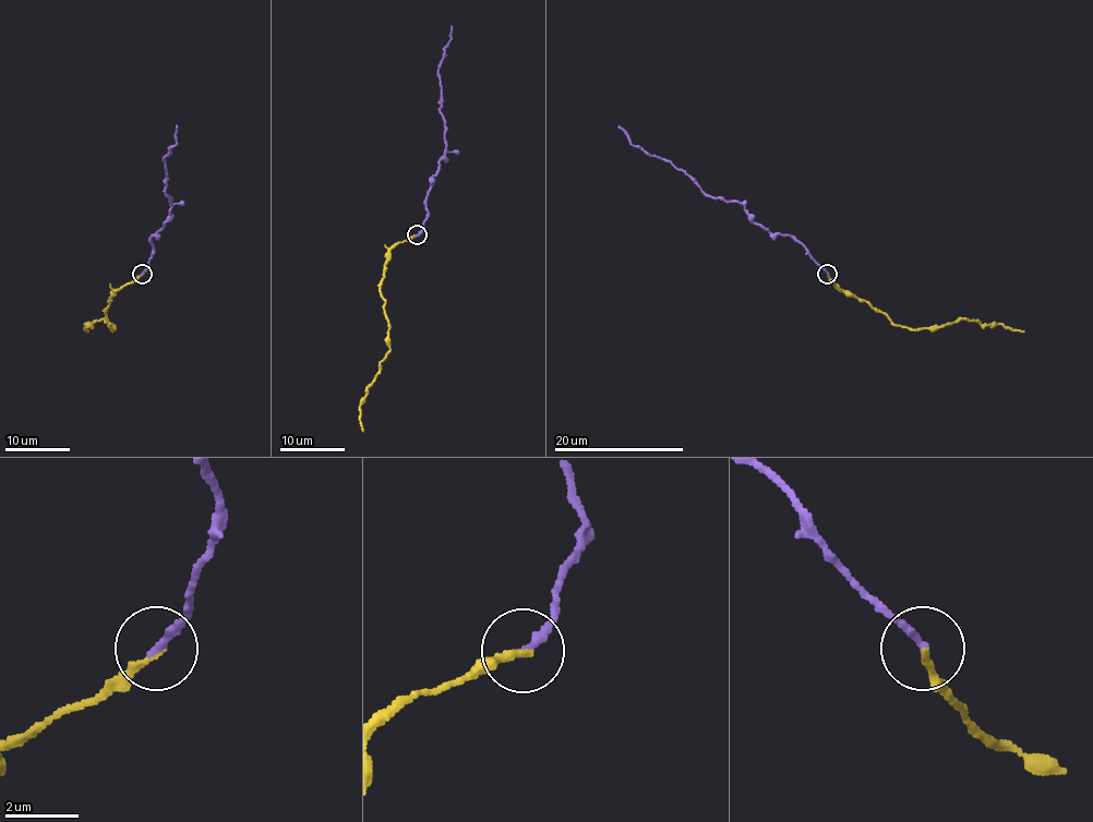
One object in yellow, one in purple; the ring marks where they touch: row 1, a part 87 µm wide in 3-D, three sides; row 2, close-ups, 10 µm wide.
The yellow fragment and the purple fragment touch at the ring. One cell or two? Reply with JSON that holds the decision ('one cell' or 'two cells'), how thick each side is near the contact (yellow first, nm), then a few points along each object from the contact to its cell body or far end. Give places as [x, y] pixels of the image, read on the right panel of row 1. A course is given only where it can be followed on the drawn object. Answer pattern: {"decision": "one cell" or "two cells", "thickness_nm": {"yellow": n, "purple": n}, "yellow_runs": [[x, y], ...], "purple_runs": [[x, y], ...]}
{"decision": "one cell", "thickness_nm": {"yellow": 160, "purple": 260}, "yellow_runs": [[828, 275], [844, 292], [866, 300], [896, 325], [913, 329], [976, 319], [982, 325], [1023, 331]], "purple_runs": [[828, 273], [795, 239], [771, 234], [755, 225], [739, 202], [707, 195], [687, 174], [632, 144], [620, 125]]}

